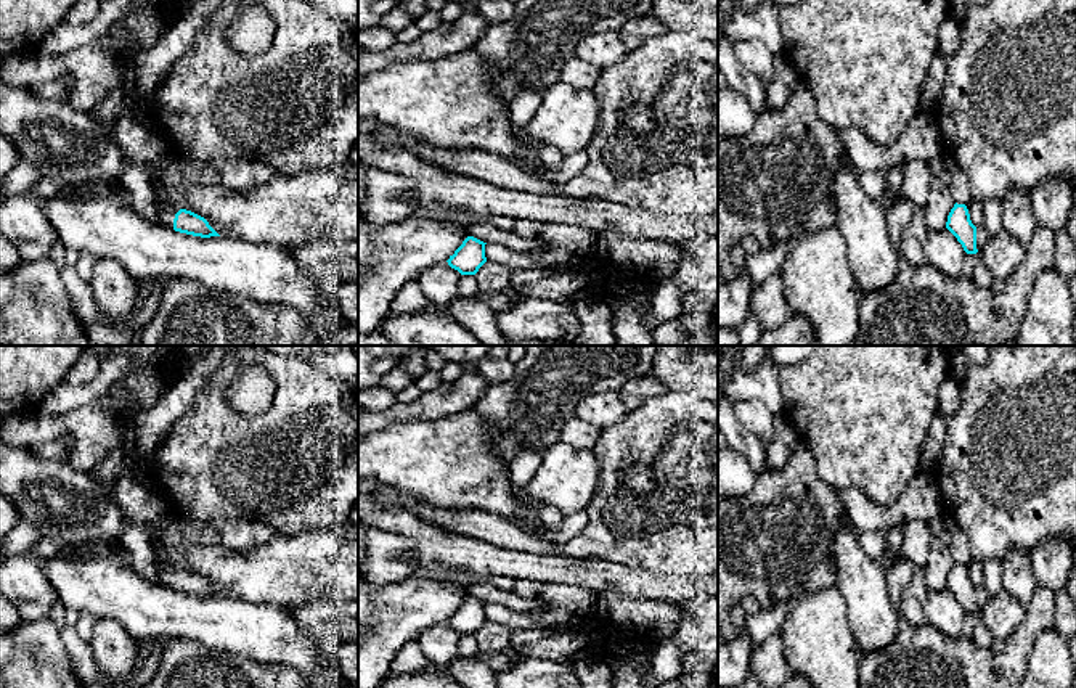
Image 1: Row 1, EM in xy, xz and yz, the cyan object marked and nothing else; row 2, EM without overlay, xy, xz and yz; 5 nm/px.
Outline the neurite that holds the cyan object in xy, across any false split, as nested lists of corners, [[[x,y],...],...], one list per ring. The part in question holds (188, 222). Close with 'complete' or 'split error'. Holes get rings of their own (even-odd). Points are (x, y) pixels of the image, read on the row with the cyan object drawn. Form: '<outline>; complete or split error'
[[[128,108],[112,121],[112,135],[122,148],[127,164],[145,164],[153,178],[153,190],[161,204],[161,223],[165,228],[201,236],[220,236],[209,222],[186,209],[177,209],[161,191],[162,174],[170,154],[162,132],[153,125],[137,108]]]; split error

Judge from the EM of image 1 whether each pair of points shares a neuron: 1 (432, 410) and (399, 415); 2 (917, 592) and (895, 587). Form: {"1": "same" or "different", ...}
{"1": "same", "2": "different"}

